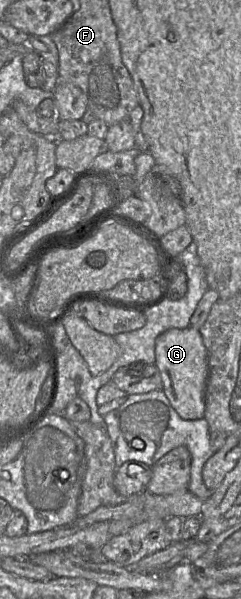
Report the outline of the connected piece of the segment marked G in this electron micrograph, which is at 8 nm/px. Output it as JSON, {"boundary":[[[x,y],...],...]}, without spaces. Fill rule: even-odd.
{"boundary":[[[172,328],[155,341],[155,365],[159,369],[166,397],[183,420],[199,420],[205,414],[205,389],[208,379],[208,356],[198,329]]]}

